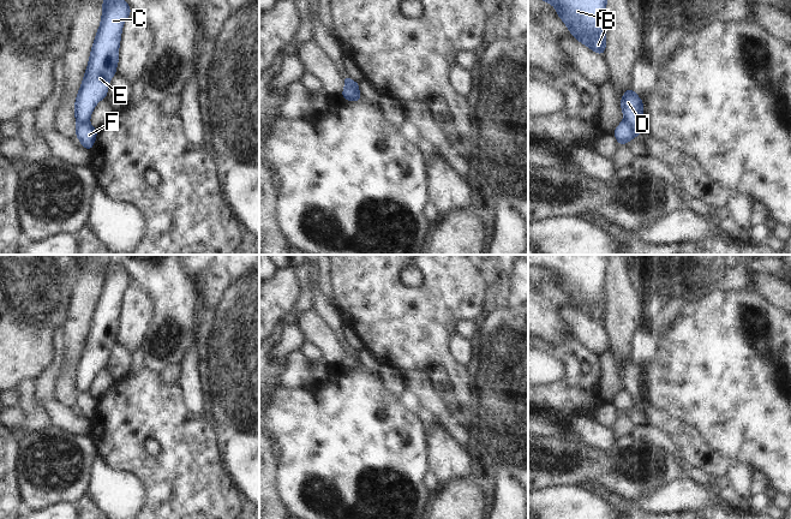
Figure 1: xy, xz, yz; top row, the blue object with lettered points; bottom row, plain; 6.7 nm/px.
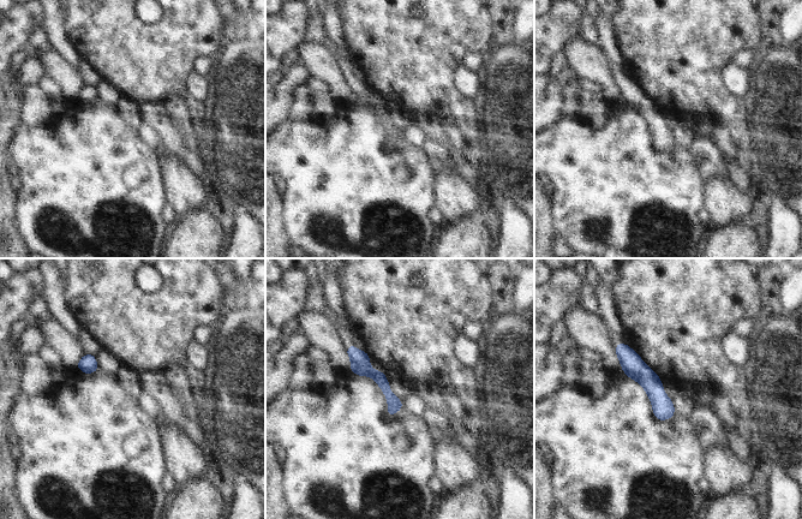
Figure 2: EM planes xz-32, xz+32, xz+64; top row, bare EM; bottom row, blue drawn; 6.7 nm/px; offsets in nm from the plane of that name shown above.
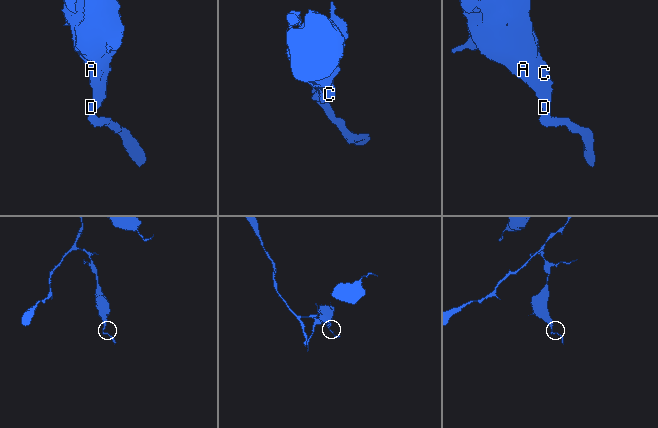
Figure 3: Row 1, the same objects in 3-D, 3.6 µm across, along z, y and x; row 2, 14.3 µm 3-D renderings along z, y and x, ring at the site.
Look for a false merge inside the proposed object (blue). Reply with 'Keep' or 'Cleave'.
Cleave

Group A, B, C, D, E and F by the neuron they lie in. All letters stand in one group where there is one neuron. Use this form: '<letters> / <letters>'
A B C D E / F

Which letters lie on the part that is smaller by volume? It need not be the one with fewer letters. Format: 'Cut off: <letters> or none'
Cut off: F

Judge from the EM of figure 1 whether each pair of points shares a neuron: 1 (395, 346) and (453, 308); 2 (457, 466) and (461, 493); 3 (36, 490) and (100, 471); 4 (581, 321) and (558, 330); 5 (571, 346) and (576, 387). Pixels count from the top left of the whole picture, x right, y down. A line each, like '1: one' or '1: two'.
1: one
2: two
3: two
4: two
5: one

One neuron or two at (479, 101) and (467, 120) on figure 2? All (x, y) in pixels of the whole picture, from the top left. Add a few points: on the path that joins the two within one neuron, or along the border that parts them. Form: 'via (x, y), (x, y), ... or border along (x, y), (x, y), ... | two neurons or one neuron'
border along (456, 87), (472, 100), (478, 123) | two neurons

